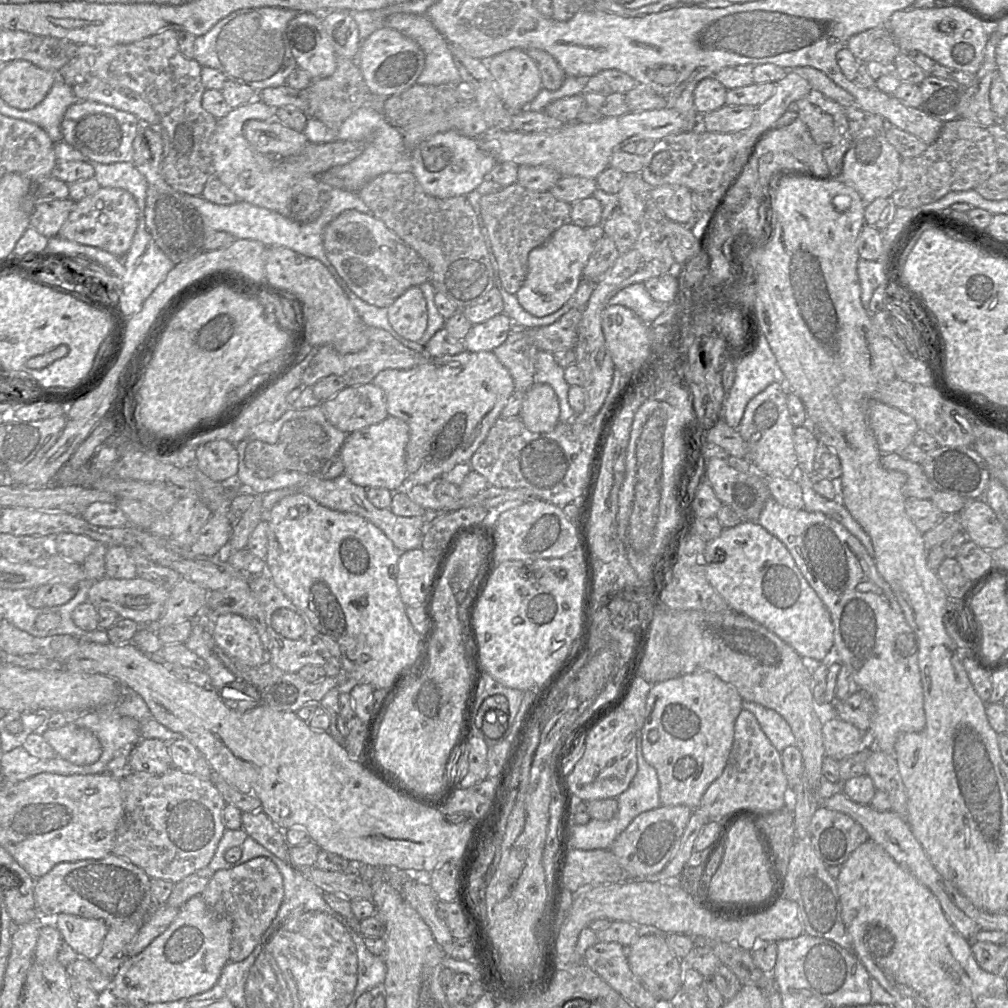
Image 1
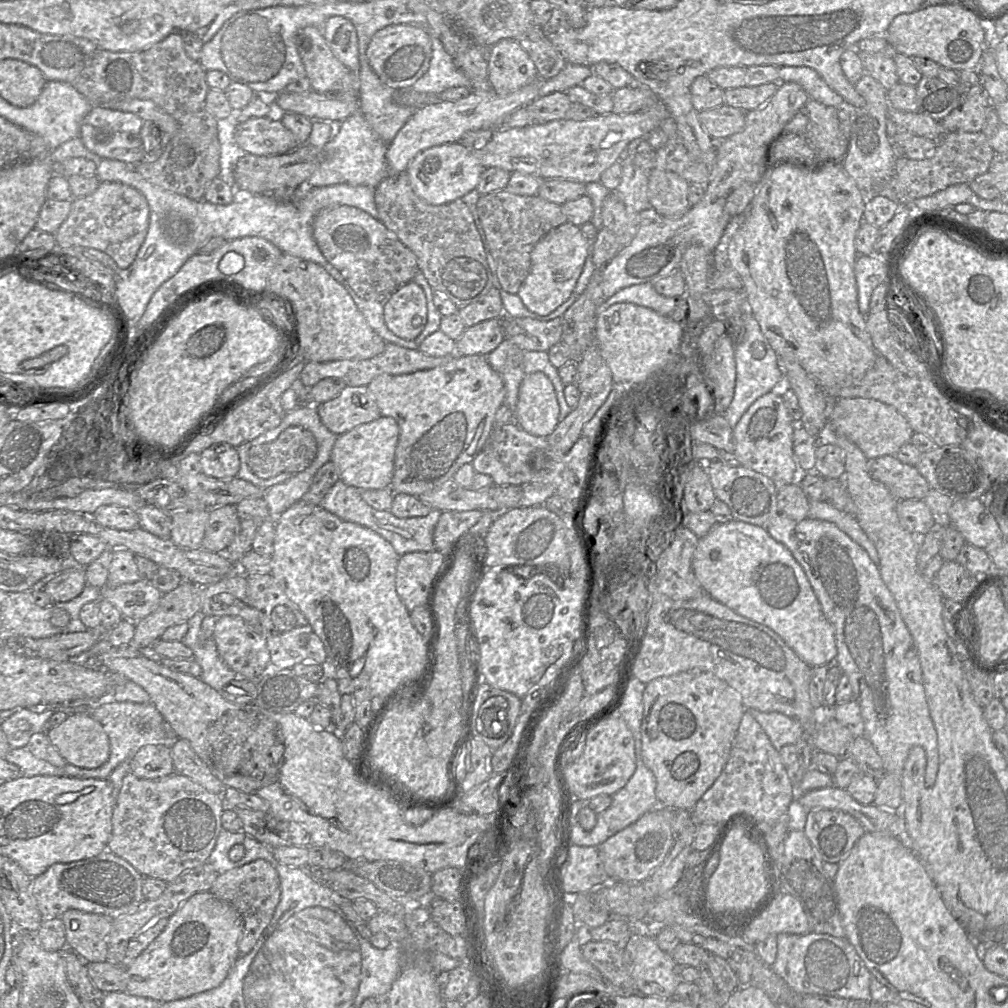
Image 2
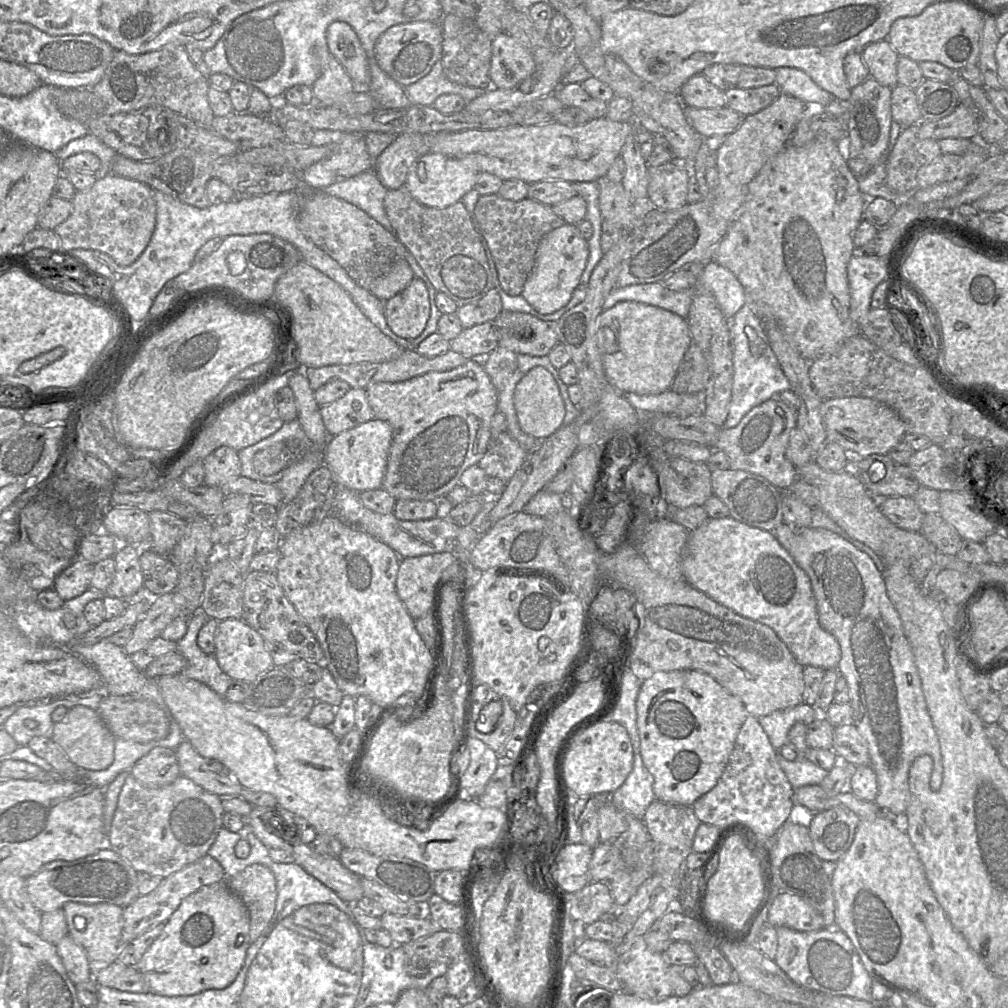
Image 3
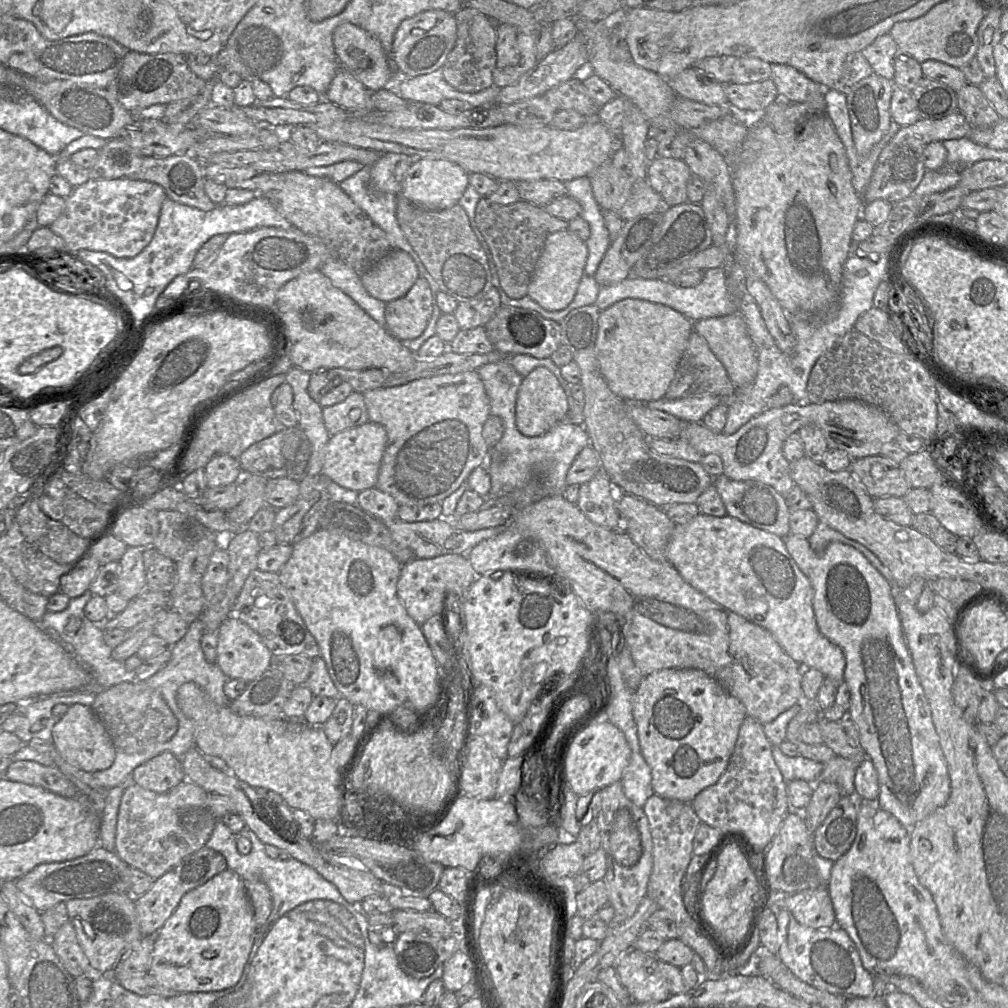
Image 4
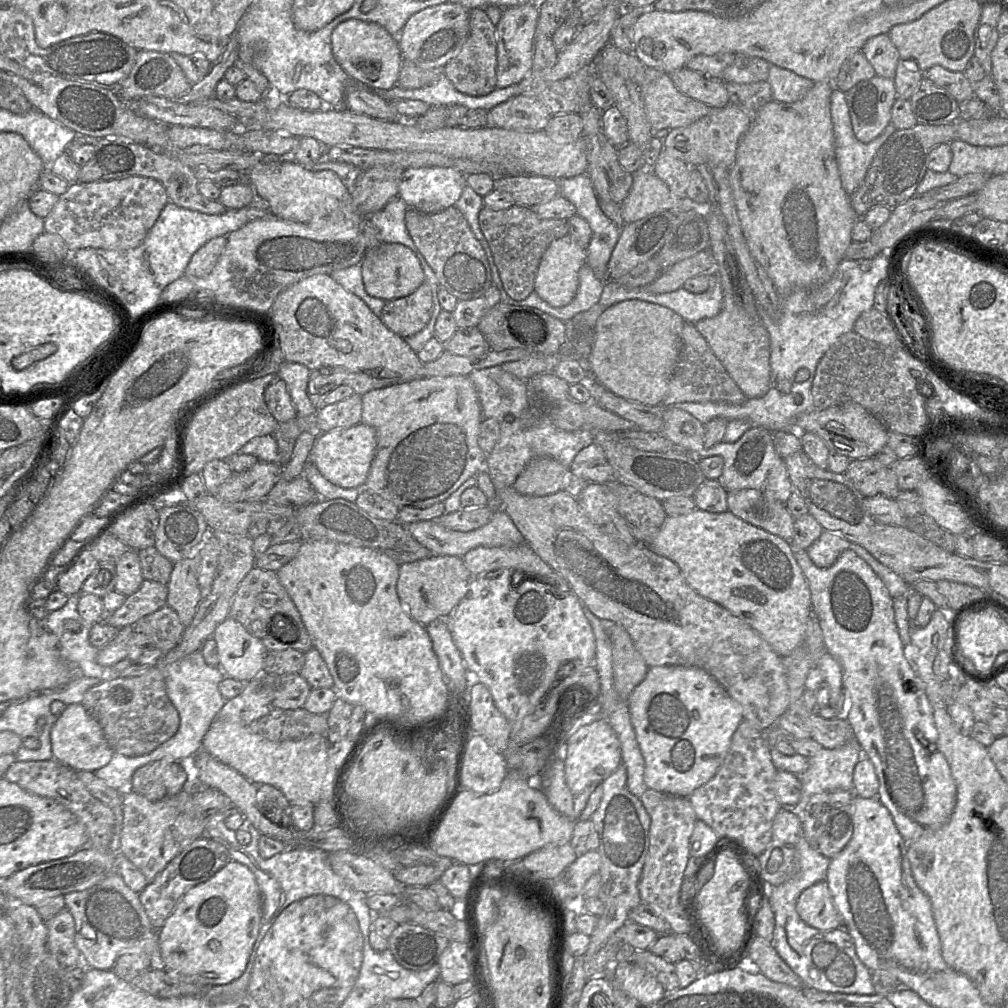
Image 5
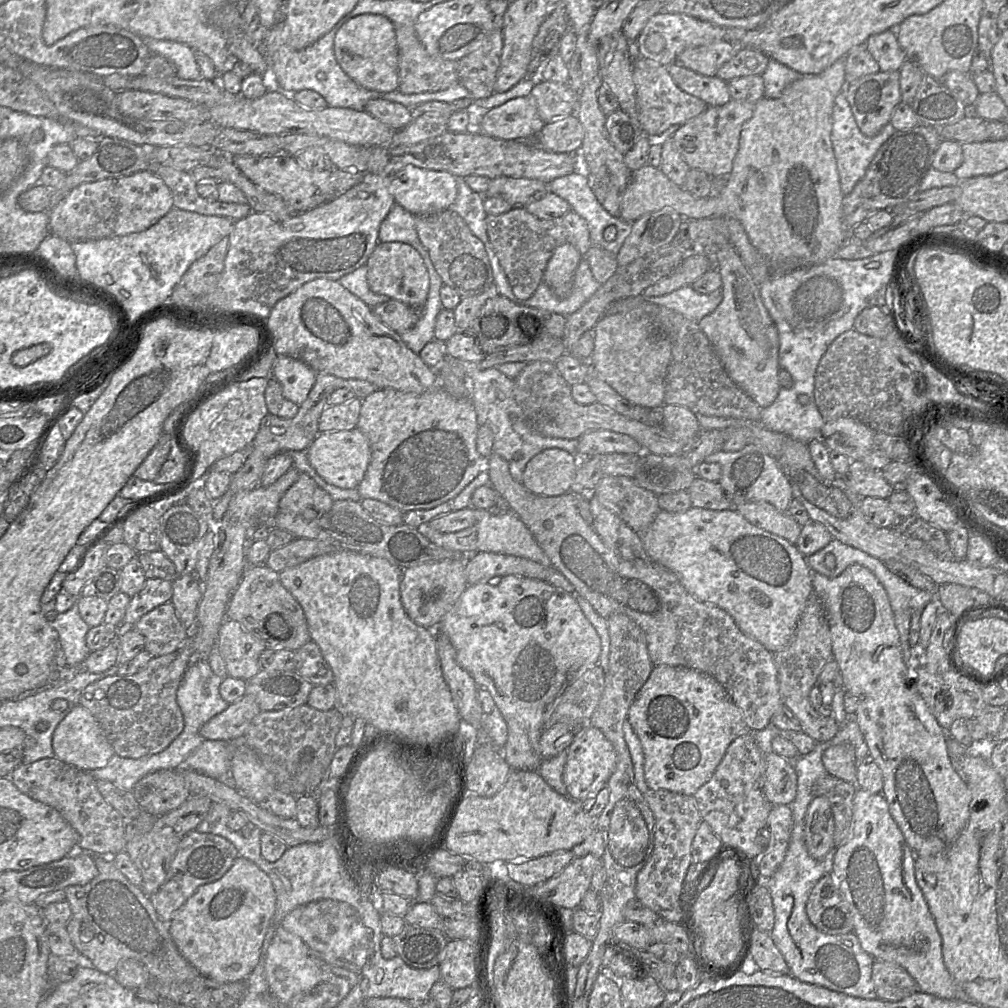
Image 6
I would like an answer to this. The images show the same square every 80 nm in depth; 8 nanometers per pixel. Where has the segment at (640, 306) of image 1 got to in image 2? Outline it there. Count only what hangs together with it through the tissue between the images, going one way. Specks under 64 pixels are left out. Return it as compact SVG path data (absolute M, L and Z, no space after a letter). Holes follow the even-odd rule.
M642 283L619 290L600 305L600 310L621 302L646 307L660 315L669 316L676 306L677 298L665 297L651 283Z

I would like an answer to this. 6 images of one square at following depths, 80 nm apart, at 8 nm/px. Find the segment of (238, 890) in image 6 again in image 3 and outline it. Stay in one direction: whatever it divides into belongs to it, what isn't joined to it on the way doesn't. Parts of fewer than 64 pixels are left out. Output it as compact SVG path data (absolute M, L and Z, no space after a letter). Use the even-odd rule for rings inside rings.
M225 880L204 886L186 897L163 924L163 931L144 953L136 969L143 975L150 993L175 997L191 996L209 989L224 989L239 974L251 945L249 912L243 901L227 886Z

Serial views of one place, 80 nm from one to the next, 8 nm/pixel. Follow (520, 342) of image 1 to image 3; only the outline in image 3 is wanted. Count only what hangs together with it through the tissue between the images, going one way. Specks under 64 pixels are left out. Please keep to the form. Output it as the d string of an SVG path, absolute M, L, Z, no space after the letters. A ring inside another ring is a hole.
M497 346L489 355L487 355L484 359L481 360L483 362L485 372L490 377L490 380L497 391L497 409L506 417L506 431L510 434L512 438L517 440L519 444L522 446L522 448L526 450L528 453L534 453L535 451L539 450L543 444L544 439L531 437L521 430L514 406L514 392L518 382L532 368L537 366L544 367L554 377L558 385L563 402L565 404L564 424L569 424L573 422L578 416L579 408L576 405L574 405L570 400L568 394L568 386L563 383L559 376L558 370L551 364L549 357L547 355L542 357L536 357L527 354L517 355L516 353L504 347Z

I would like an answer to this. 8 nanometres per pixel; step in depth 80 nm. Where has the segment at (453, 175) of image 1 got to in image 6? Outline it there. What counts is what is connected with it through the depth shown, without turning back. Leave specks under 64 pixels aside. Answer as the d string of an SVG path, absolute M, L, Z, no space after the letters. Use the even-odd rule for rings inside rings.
M407 165L390 177L389 191L395 203L414 216L427 216L447 210L458 194L457 178L444 171Z

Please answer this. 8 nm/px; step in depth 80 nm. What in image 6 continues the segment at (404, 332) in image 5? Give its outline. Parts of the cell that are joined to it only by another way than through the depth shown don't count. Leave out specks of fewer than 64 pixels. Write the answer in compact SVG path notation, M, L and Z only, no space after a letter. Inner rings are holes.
M395 299L371 308L386 326L399 335L414 327L421 316L421 308L409 306Z

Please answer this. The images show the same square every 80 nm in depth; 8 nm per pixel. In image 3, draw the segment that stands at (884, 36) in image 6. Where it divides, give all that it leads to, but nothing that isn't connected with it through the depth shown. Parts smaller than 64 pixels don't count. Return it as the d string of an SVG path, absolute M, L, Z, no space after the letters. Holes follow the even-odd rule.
M888 39L868 44L861 50L861 55L870 77L890 88L898 84L897 60L899 55Z

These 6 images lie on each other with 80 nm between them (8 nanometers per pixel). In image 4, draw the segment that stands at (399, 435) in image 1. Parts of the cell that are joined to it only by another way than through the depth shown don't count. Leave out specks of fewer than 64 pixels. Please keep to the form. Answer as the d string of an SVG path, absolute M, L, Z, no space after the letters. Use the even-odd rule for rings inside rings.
M372 421L330 436L321 474L337 485L356 492L375 487L387 440L385 428Z

